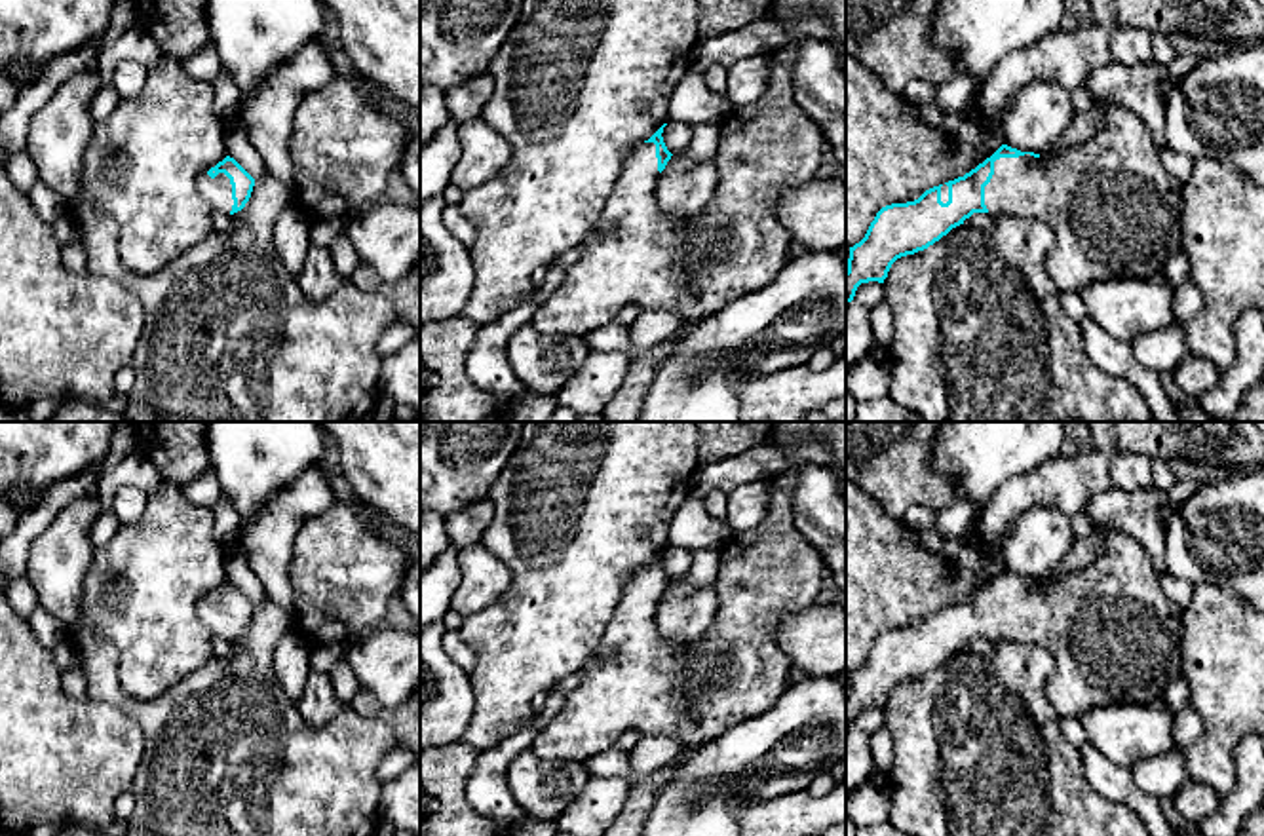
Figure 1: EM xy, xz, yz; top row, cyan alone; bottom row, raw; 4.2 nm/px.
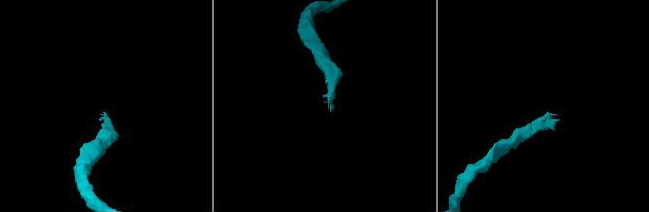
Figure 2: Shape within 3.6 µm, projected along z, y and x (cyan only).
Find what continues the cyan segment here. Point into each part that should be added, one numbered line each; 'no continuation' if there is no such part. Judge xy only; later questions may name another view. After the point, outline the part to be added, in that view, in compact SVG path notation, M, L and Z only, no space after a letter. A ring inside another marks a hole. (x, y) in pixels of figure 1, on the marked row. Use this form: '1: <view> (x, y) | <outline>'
1: xy (217, 190) | M203 171L198 180L200 194L211 203L213 209L230 213L232 200L232 184L224 173L219 173L215 179Z

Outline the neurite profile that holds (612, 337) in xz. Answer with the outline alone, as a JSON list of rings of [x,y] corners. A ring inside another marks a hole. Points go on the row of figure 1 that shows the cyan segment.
[[[616,321],[593,329],[584,338],[589,344],[591,352],[625,353],[629,357],[639,353],[631,344],[629,327]]]

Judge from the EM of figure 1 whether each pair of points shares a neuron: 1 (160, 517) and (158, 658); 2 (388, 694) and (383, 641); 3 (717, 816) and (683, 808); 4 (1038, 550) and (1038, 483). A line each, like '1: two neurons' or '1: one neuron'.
1: one neuron
2: one neuron
3: one neuron
4: two neurons

